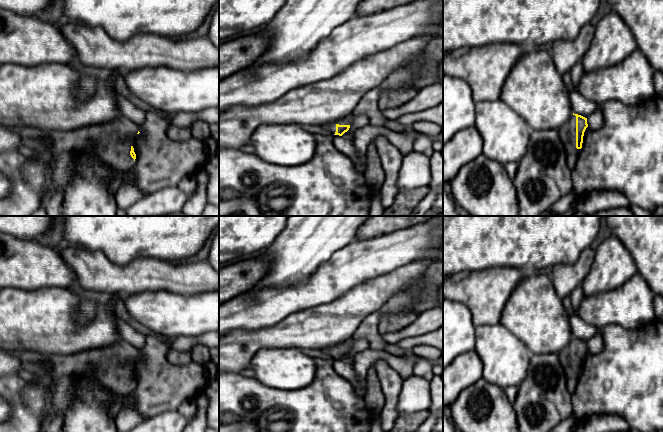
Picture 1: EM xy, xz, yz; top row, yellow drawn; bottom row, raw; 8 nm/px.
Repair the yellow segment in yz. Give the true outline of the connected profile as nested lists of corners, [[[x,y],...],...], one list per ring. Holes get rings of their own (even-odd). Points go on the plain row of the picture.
[[[573,337],[569,345],[558,354],[567,377],[567,387],[570,393],[575,391],[587,351],[587,342]]]

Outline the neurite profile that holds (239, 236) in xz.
[[[219,216],[219,264],[265,250],[286,225],[288,216]]]

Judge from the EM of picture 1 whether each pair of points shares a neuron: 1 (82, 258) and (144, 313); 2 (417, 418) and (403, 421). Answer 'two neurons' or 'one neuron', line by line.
1: two neurons
2: one neuron

